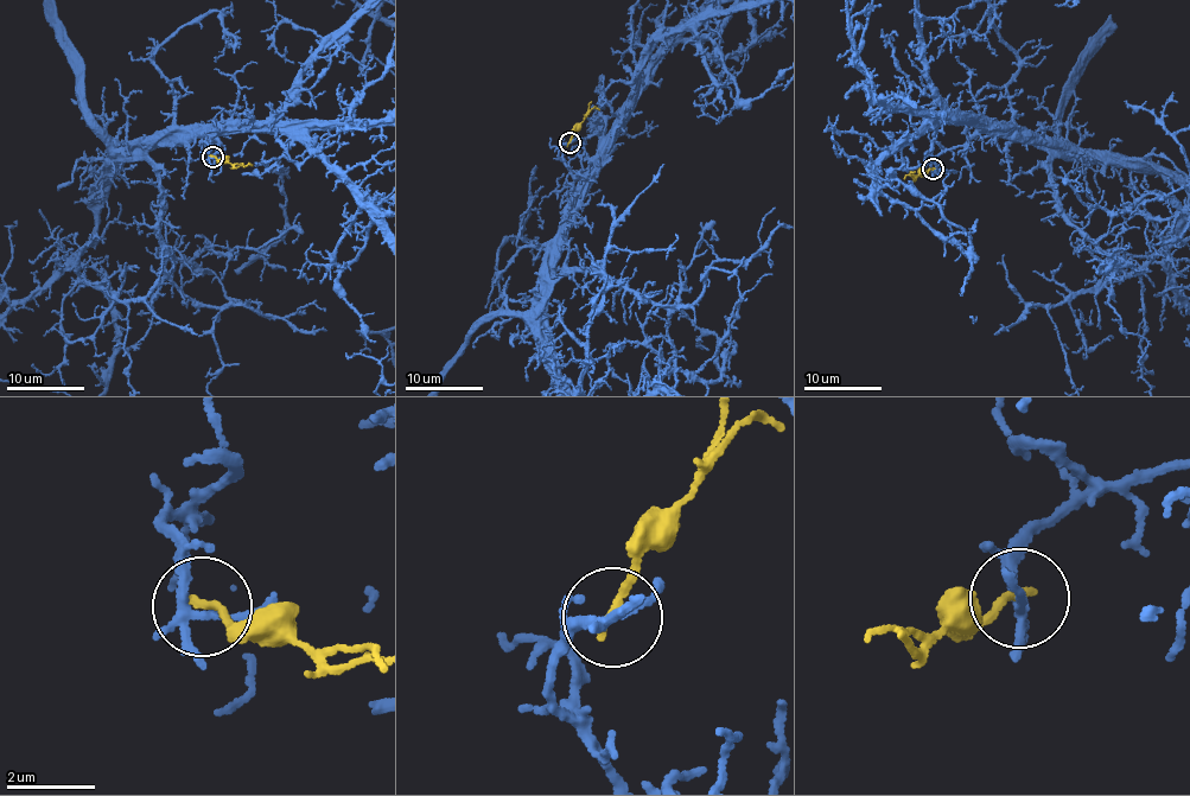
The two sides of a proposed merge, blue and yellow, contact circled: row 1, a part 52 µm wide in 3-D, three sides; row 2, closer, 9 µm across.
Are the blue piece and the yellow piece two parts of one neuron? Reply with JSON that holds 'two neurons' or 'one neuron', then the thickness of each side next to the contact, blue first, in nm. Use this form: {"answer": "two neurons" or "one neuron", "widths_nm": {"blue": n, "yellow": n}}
{"answer": "two neurons", "widths_nm": {"blue": 190, "yellow": 190}}

